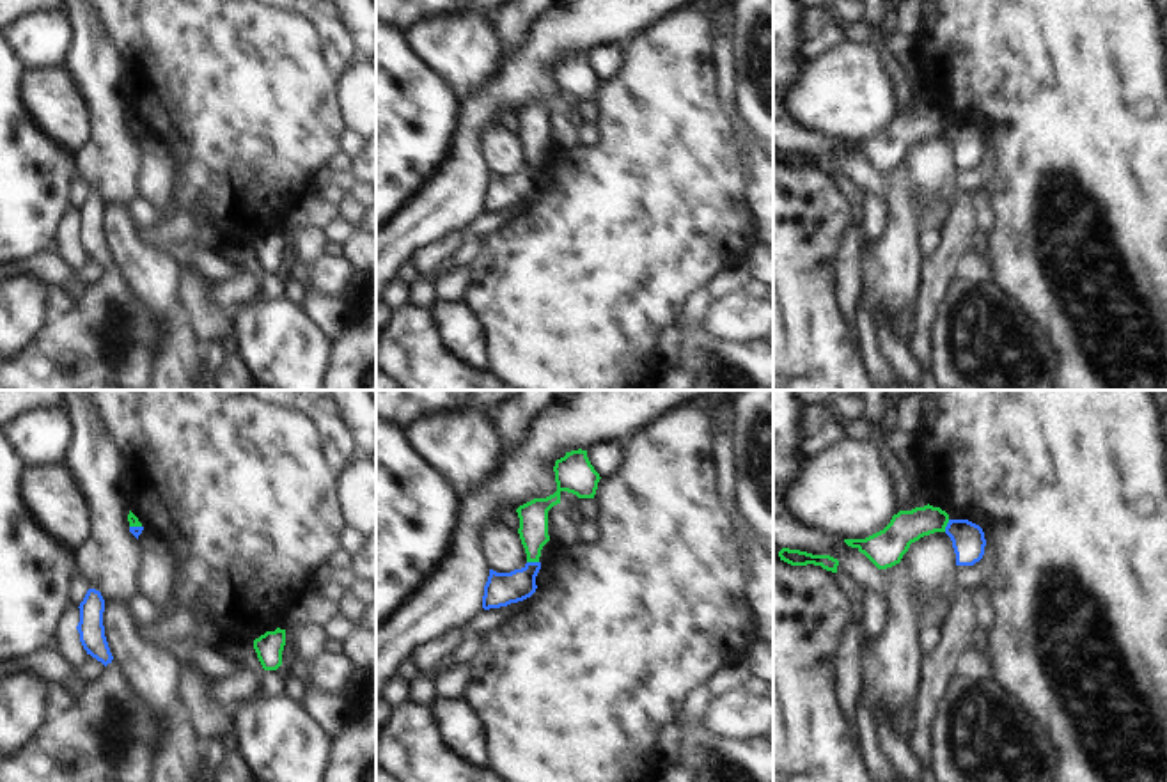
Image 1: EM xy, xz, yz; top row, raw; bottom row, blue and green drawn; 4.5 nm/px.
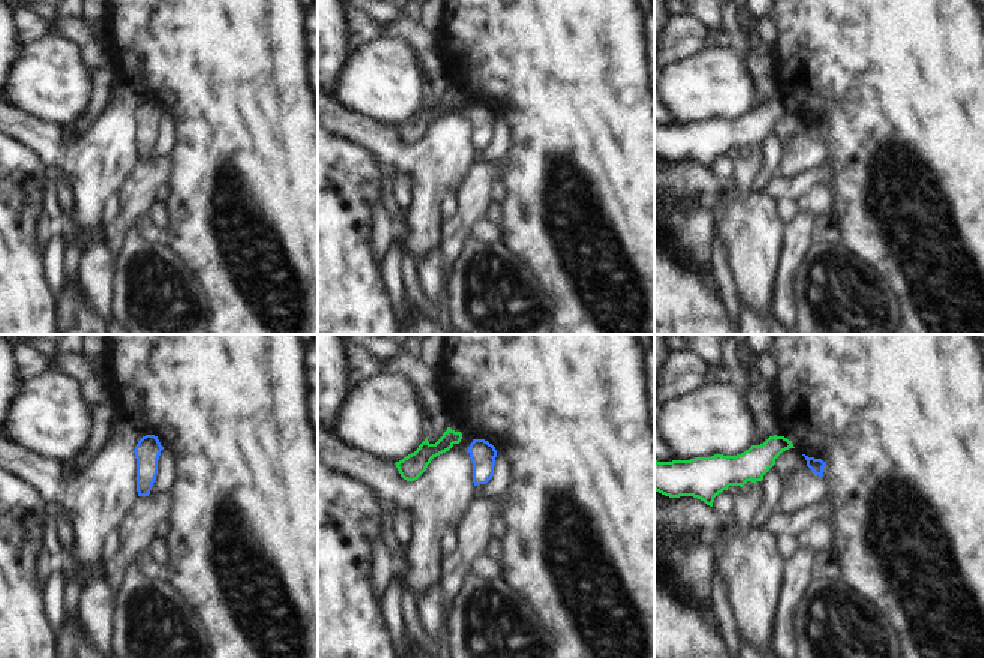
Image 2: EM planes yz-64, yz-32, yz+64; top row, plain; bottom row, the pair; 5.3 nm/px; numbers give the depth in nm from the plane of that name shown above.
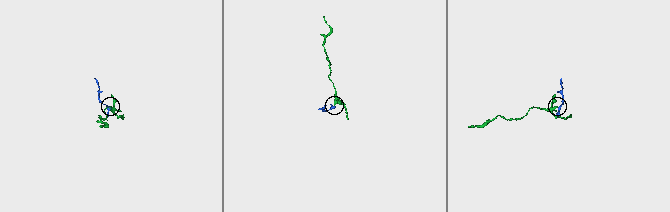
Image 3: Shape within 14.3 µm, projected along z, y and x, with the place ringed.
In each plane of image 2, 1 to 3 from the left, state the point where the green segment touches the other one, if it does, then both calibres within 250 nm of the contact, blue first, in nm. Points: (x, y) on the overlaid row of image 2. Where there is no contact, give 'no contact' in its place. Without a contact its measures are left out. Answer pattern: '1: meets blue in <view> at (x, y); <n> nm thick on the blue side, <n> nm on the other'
1: no contact
2: no contact
3: no contact

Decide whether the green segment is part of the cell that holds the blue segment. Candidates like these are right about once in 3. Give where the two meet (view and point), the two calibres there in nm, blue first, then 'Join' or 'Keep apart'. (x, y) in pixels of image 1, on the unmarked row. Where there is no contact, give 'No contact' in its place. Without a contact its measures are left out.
Touches blue at xz (532, 165). Thickness 150 nm (blue) against 130 nm. Keep apart.

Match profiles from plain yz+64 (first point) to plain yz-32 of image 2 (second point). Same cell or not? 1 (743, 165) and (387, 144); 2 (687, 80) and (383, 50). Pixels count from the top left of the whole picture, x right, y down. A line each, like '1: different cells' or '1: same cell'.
1: different cells
2: same cell

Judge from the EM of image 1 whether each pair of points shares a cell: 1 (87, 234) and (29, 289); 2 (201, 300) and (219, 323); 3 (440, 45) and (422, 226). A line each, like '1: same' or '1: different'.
1: different
2: same
3: different

